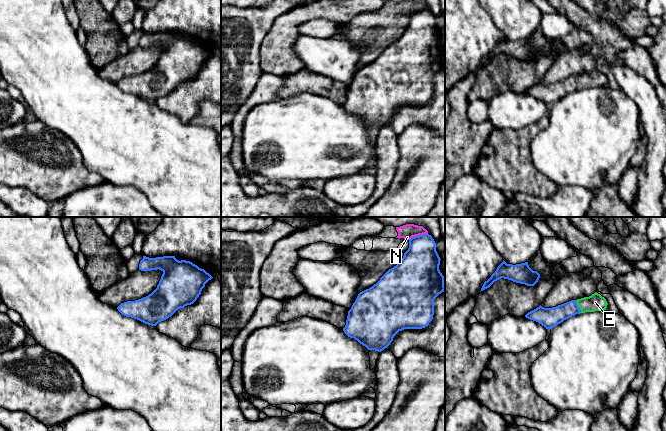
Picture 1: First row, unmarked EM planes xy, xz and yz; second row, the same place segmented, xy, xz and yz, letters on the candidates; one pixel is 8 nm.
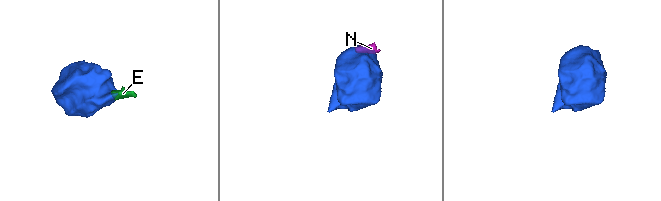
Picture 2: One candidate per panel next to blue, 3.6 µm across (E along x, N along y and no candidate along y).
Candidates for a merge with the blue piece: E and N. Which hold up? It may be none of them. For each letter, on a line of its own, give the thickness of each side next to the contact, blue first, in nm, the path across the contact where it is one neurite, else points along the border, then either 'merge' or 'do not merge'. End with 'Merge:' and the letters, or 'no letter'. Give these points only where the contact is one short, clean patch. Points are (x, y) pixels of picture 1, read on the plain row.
E: 160/140 nm | across yz (548, 93), (577, 82), (595, 78) | merge
N: 320/120 nm | along xz (427, 9), (415, 11), (408, 15) | do not merge
Merge: E

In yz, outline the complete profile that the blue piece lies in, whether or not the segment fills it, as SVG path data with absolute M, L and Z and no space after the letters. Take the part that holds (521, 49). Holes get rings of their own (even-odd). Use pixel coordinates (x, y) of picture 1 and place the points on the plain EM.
M503 36L491 53L484 58L481 67L489 64L495 57L501 54L527 62L534 62L538 58L540 50L537 47L533 47L529 43L528 38L512 41L507 40Z

